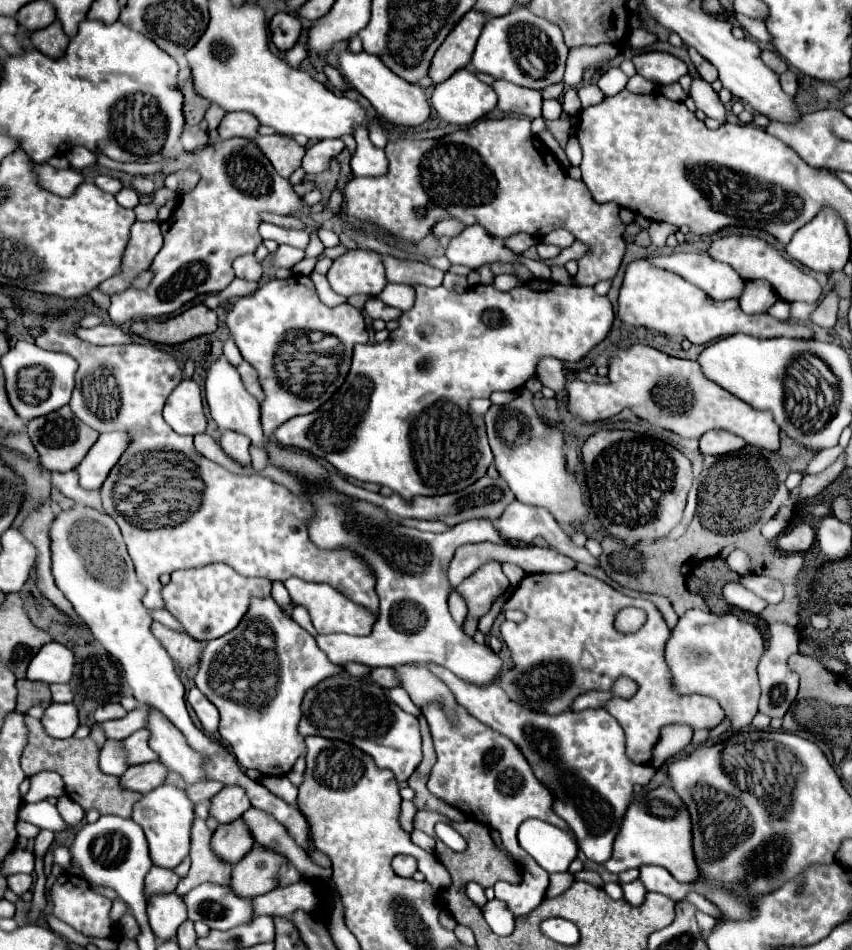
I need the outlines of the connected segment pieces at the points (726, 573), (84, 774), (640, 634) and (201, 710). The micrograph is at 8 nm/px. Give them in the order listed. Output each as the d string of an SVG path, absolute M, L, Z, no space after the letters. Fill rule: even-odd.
M709 558L705 562L701 562L697 568L691 570L689 578L687 578L687 588L699 596L703 596L705 604L709 606L709 610L713 614L737 614L741 620L747 620L751 624L759 624L763 630L763 624L759 622L759 618L755 614L747 614L743 610L735 610L733 606L729 606L723 596L721 596L721 588L727 582L739 580L739 574L729 570L729 566L719 560L719 558Z
M27 716L25 724L29 728L29 740L27 740L27 746L25 746L23 754L21 754L21 768L23 768L23 772L27 776L33 776L33 774L37 774L41 770L53 770L63 778L67 796L73 802L77 802L83 810L95 808L101 814L117 814L117 816L123 816L123 818L131 816L131 808L141 798L141 794L123 790L119 786L117 776L107 776L97 768L99 748L95 746L95 742L91 738L85 738L85 740L75 740L75 738L55 740L55 738L49 738L45 734L39 720Z
M569 570L569 572L535 573L525 576L525 580L521 580L521 584L513 592L513 596L507 600L505 610L509 610L509 608L517 608L517 610L525 612L525 620L519 624L505 620L501 624L501 640L505 642L505 646L511 652L513 668L503 672L497 680L497 684L507 692L507 696L513 702L521 704L523 708L529 708L529 710L541 712L541 714L561 714L565 710L571 710L571 704L577 696L591 692L591 690L607 692L619 676L629 676L639 684L637 694L629 700L609 700L603 708L625 730L627 756L635 764L651 764L653 748L659 740L661 728L667 724L689 724L689 726L693 726L693 730L711 730L723 722L725 714L713 698L699 696L699 694L679 696L673 692L671 674L669 674L669 668L663 658L663 648L671 636L671 630L667 628L659 610L651 602L647 602L643 598L629 598L593 576L587 576L579 570ZM627 606L641 608L647 614L647 622L637 632L631 632L631 634L619 632L613 624L615 614Z
M191 688L189 694L187 694L187 700L189 700L189 704L193 706L197 718L201 720L203 730L209 732L209 734L217 732L219 712L217 712L217 708L215 708L215 706L201 694L201 690L199 690L199 688Z

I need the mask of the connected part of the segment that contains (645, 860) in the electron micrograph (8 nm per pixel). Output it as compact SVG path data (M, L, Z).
M657 786L653 790L643 790L633 794L631 804L625 812L623 826L613 844L613 856L603 864L609 872L623 872L629 868L639 868L643 864L657 864L671 872L675 880L683 884L693 884L701 880L701 870L693 856L693 834L691 834L691 814L671 786Z

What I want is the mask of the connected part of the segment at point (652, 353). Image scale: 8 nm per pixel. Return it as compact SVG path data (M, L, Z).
M631 344L627 348L617 348L611 358L609 358L609 374L607 374L605 384L597 382L583 382L583 380L573 380L567 386L569 392L569 412L581 420L581 422L597 422L611 418L619 414L621 410L631 410L641 422L647 422L655 428L669 430L673 434L679 434L681 438L689 440L699 440L705 432L709 430L727 430L733 432L735 436L741 436L747 444L753 444L757 448L765 448L769 452L779 450L779 428L773 422L773 416L769 412L759 412L753 410L749 404L741 402L733 394L725 392L721 386L715 386L703 372L697 360L683 360L683 358L673 358L667 356L651 346L645 344Z

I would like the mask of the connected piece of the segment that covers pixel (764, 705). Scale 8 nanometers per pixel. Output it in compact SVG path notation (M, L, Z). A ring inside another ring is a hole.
M775 628L771 632L769 646L759 660L757 670L761 684L759 712L767 714L769 718L783 718L797 696L799 678L787 666L789 654L791 654L789 640L785 636L779 636Z

